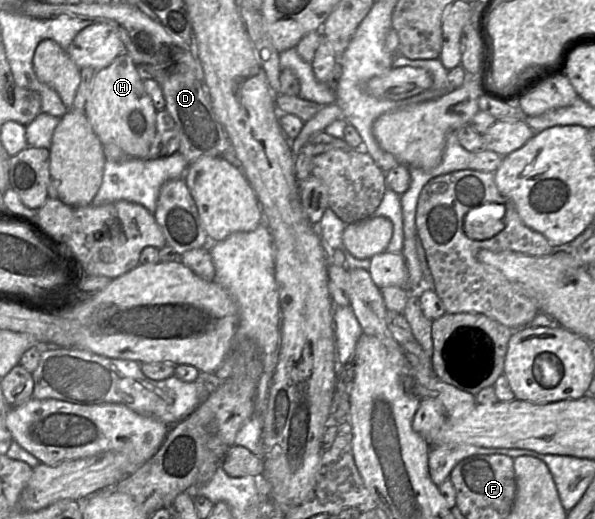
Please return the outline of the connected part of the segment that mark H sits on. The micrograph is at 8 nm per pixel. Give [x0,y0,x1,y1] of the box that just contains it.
[84,52,157,158]

